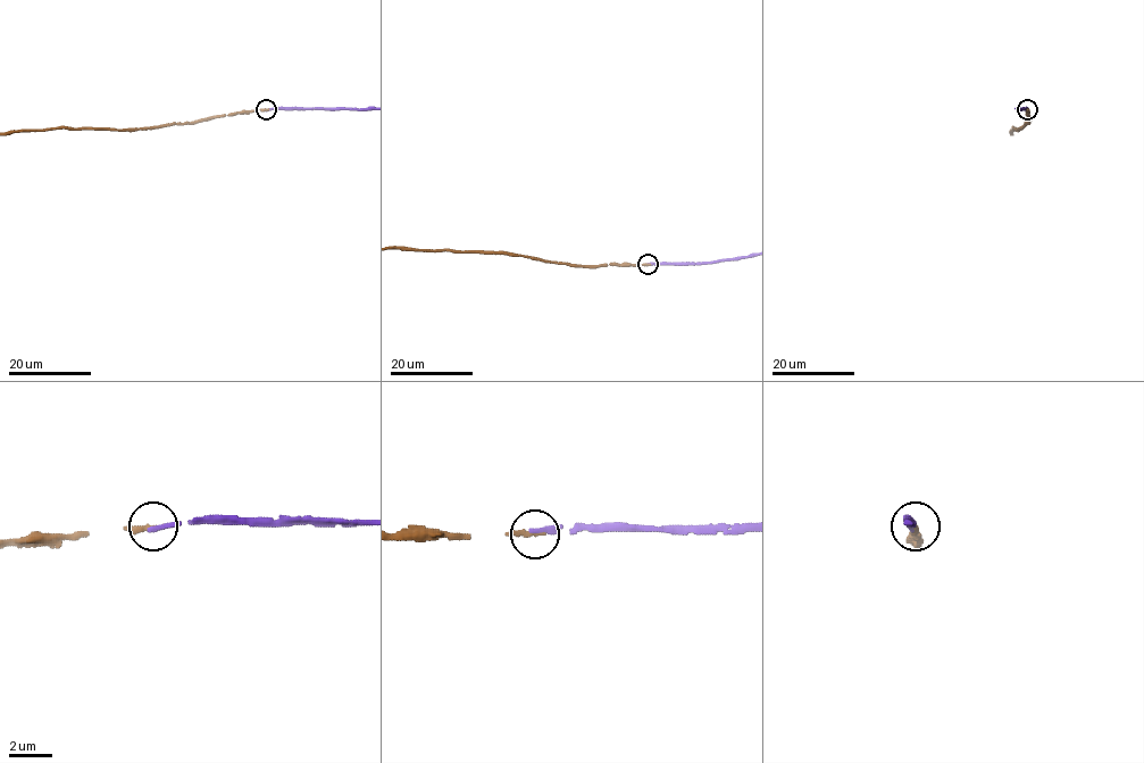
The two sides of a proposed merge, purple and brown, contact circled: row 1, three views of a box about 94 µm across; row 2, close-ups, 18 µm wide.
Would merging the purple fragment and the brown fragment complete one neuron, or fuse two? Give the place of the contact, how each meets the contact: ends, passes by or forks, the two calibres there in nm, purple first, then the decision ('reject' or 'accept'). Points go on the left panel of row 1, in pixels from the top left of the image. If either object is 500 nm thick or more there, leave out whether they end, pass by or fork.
place (266, 109); purple ends; brown ends; calibres 260 and 240 nm; accept

